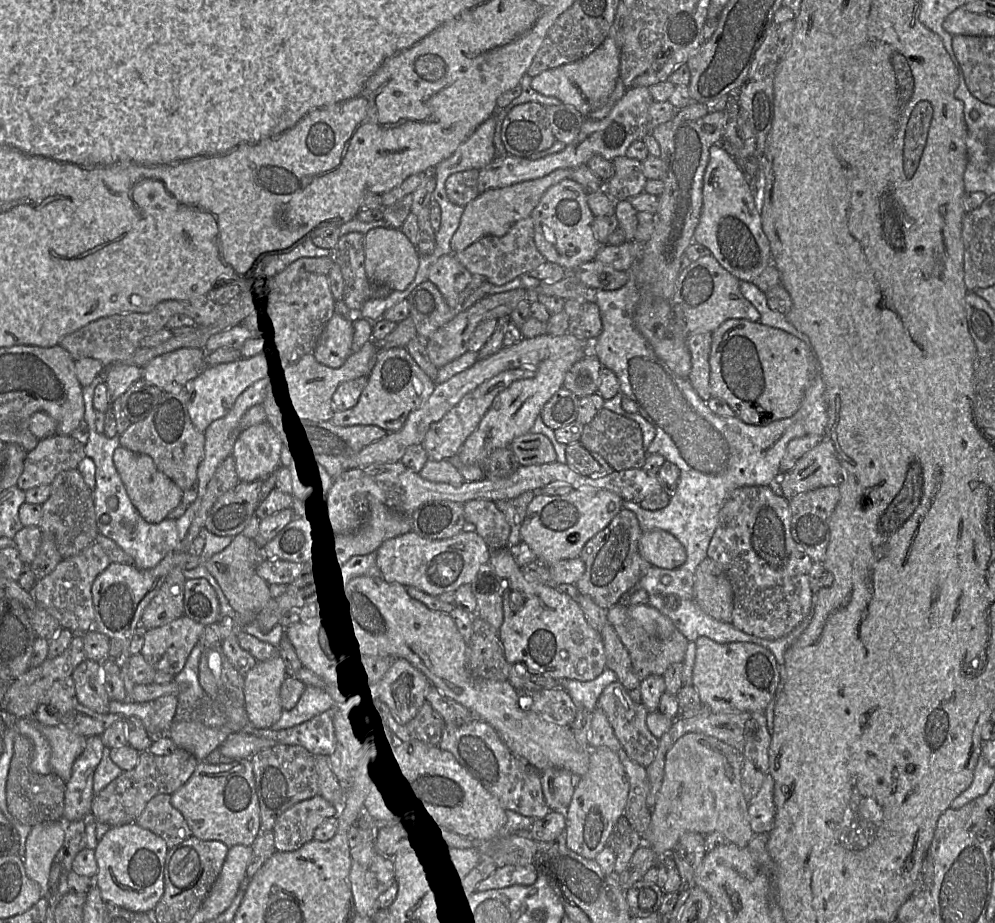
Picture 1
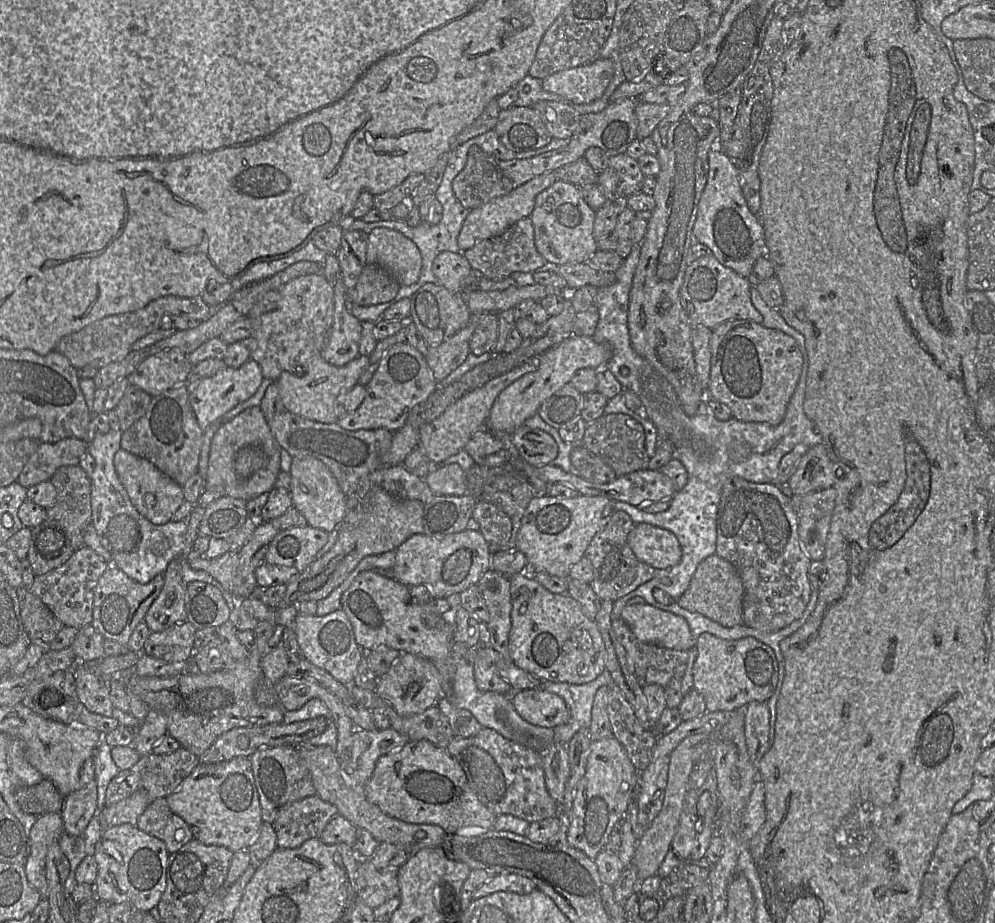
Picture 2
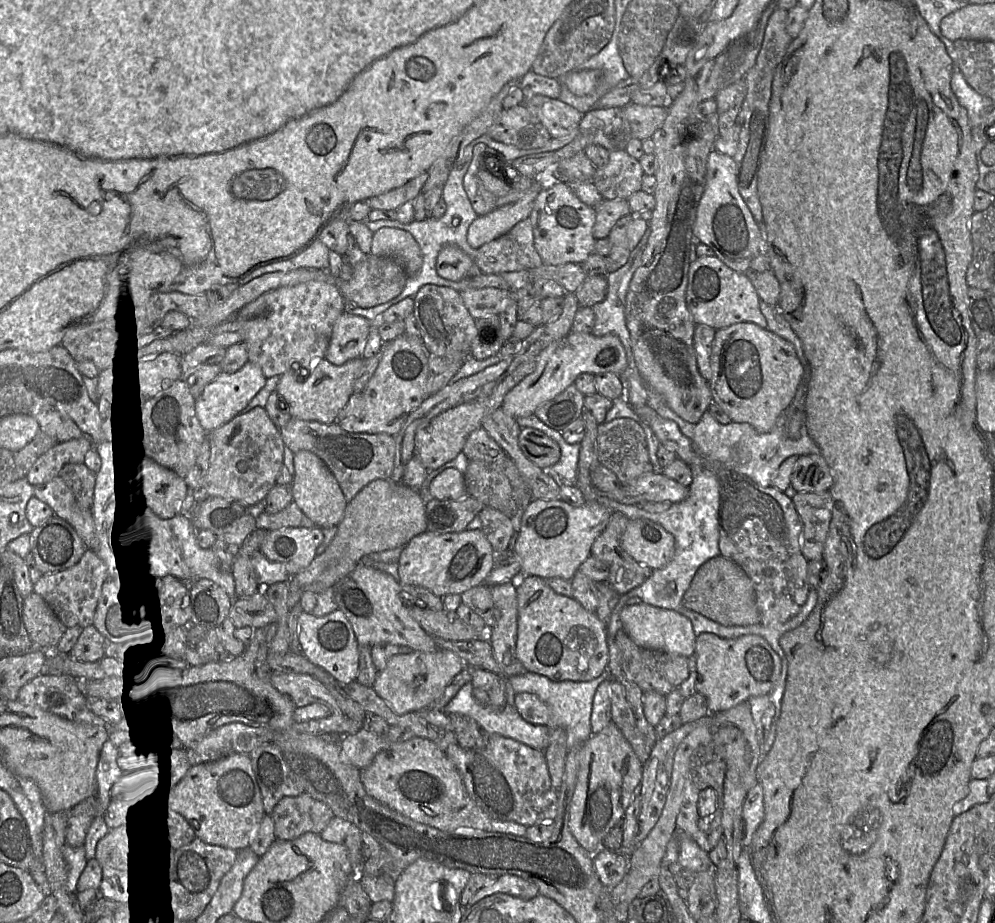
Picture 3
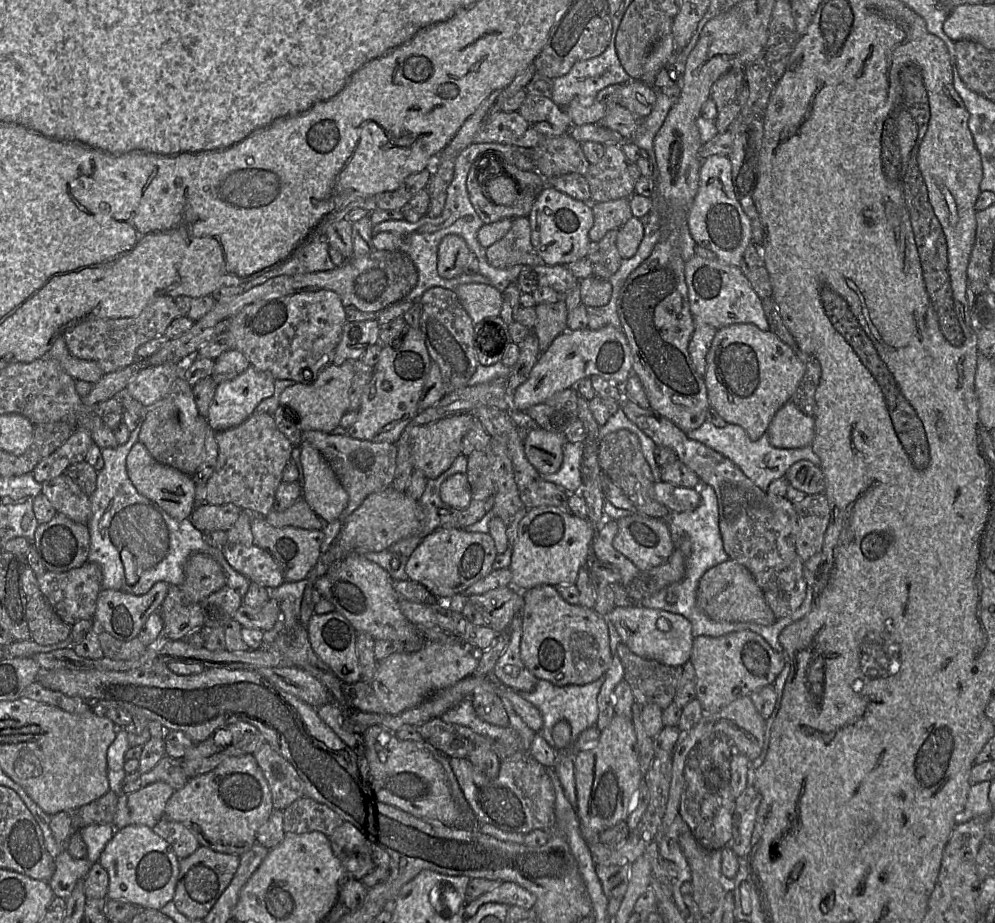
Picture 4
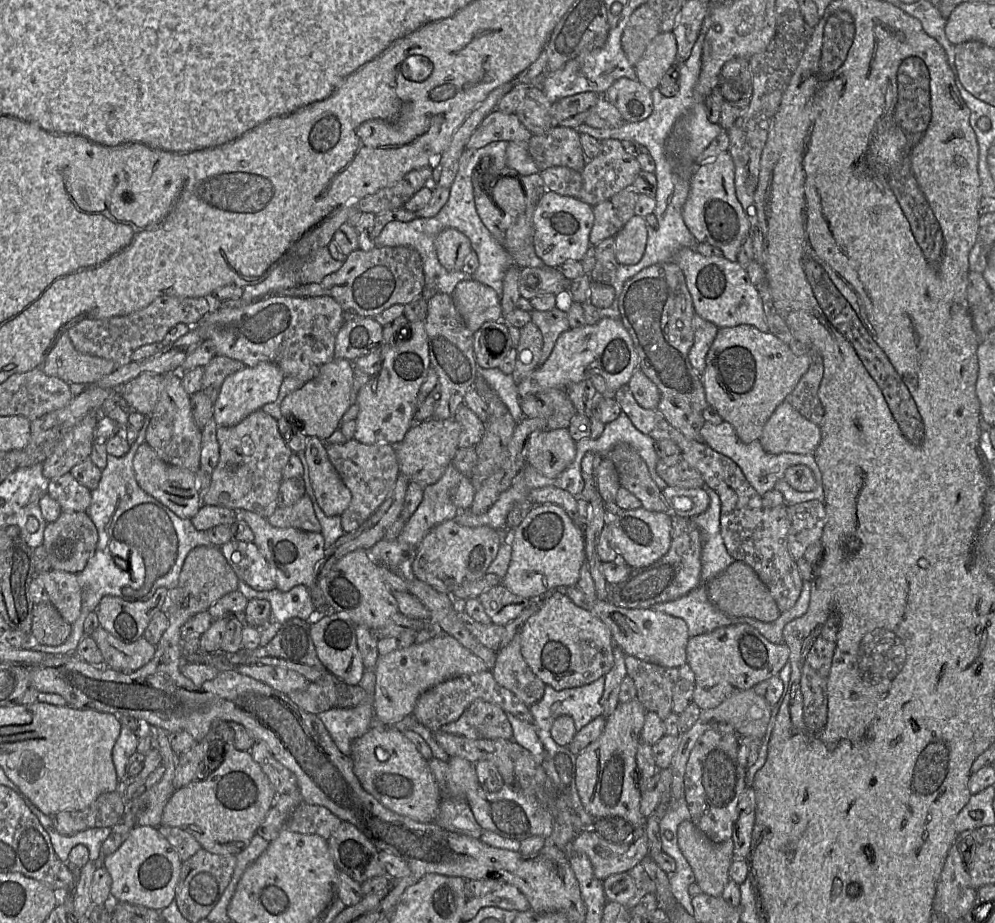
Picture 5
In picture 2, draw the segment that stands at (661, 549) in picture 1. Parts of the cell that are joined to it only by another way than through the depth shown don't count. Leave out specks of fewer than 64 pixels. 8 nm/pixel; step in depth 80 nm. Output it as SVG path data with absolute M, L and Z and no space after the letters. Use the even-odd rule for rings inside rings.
M635 524L627 543L638 560L655 569L671 568L682 557L677 537L669 530L650 524Z

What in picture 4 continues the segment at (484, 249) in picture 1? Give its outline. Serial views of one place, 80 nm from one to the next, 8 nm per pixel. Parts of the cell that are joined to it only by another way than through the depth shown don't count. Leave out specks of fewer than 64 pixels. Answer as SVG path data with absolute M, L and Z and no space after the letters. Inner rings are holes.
M527 217L513 219L510 230L500 240L486 248L487 262L499 269L515 265L543 264L531 243L530 222Z

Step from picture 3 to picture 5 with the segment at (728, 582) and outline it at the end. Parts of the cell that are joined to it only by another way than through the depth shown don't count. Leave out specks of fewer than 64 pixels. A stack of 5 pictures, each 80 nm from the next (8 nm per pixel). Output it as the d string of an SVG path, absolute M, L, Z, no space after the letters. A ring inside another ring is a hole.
M733 561L722 573L706 584L710 602L721 612L733 617L751 617L762 622L773 622L781 614L766 585L746 563Z

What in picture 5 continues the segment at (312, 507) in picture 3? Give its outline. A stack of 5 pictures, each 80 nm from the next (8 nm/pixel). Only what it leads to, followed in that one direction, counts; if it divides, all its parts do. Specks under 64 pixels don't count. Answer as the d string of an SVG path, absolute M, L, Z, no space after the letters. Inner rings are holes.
M306 436L304 455L318 505L328 517L341 516L349 506L351 492L330 462L325 442Z

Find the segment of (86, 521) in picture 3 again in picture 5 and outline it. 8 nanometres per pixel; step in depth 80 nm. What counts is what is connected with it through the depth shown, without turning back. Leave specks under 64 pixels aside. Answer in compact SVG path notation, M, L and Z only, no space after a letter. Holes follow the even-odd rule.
M69 472L50 480L47 494L58 502L62 511L86 512L91 503L91 491Z

